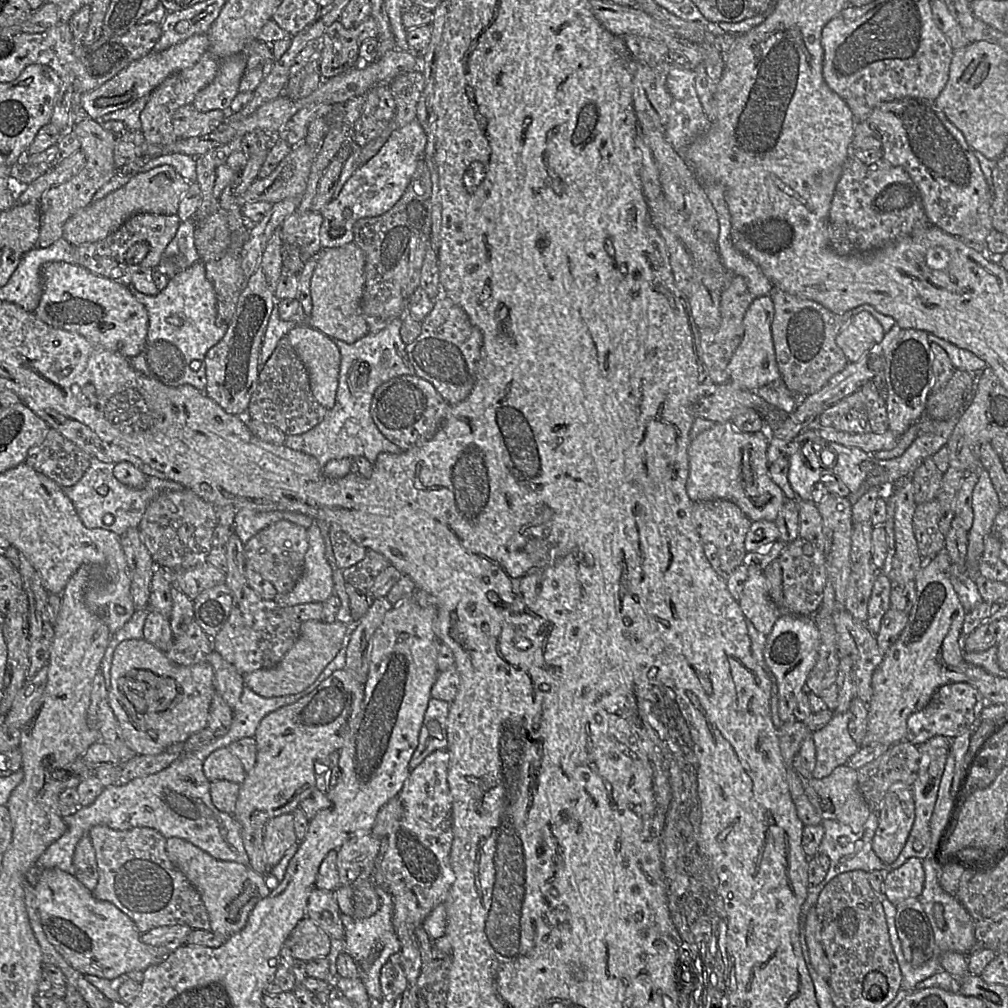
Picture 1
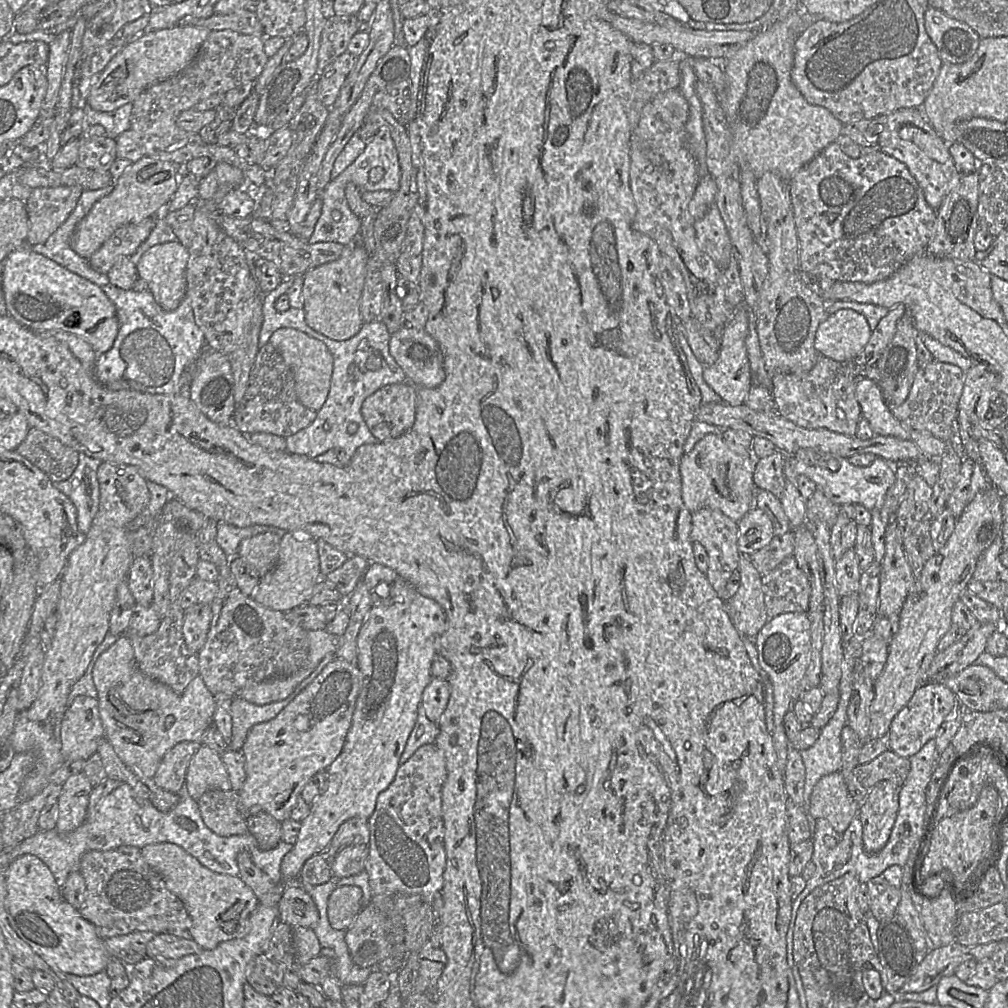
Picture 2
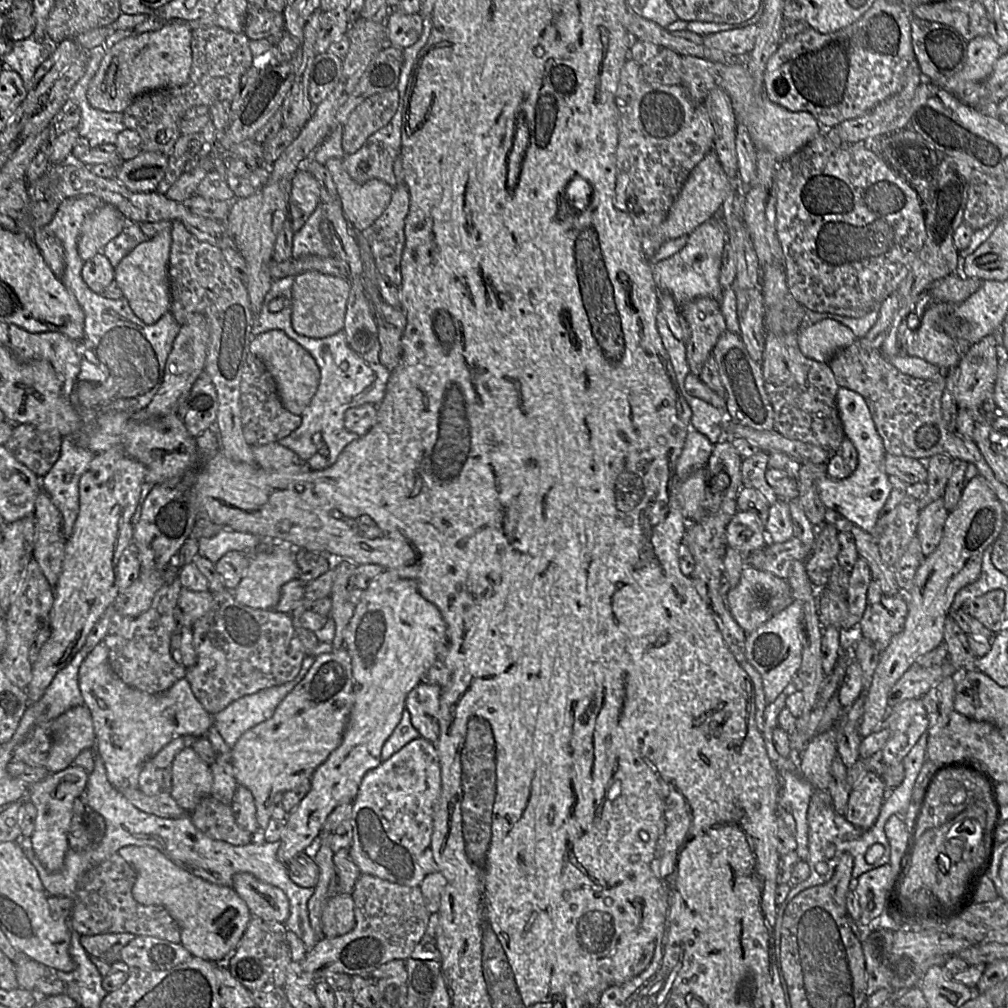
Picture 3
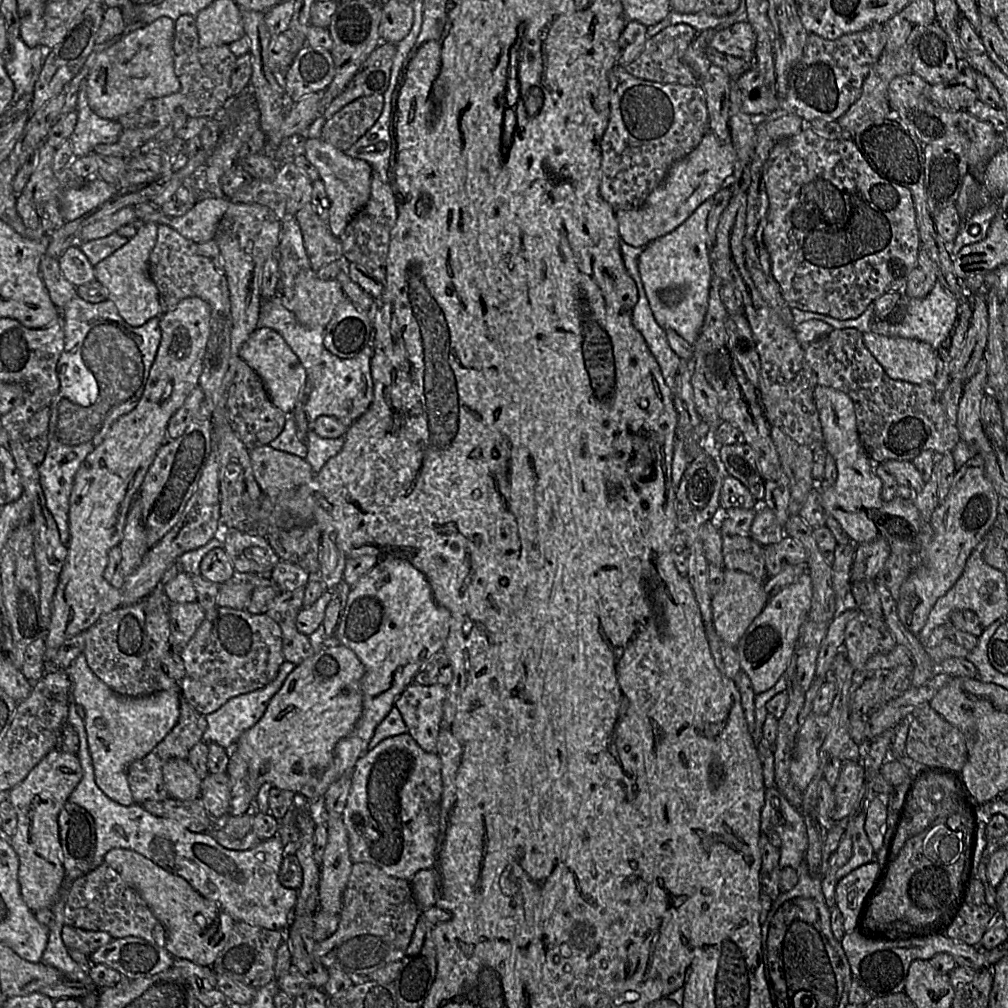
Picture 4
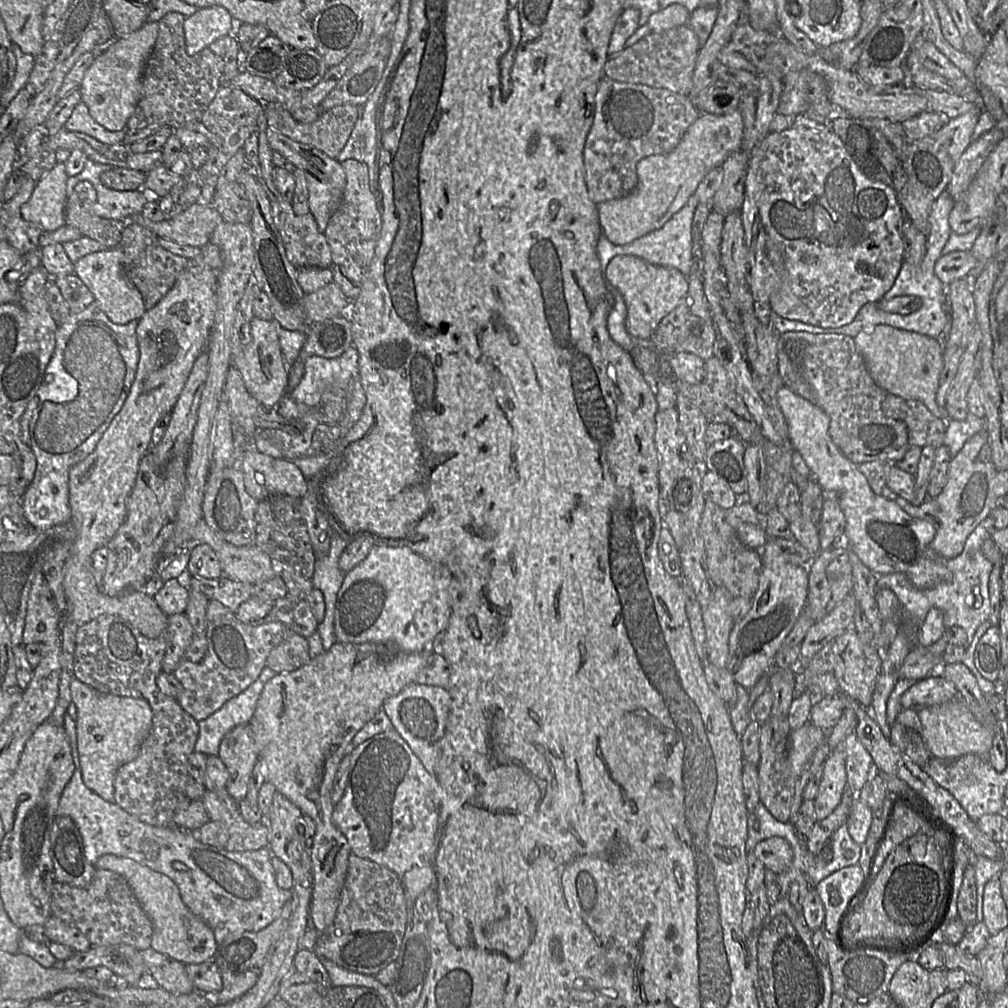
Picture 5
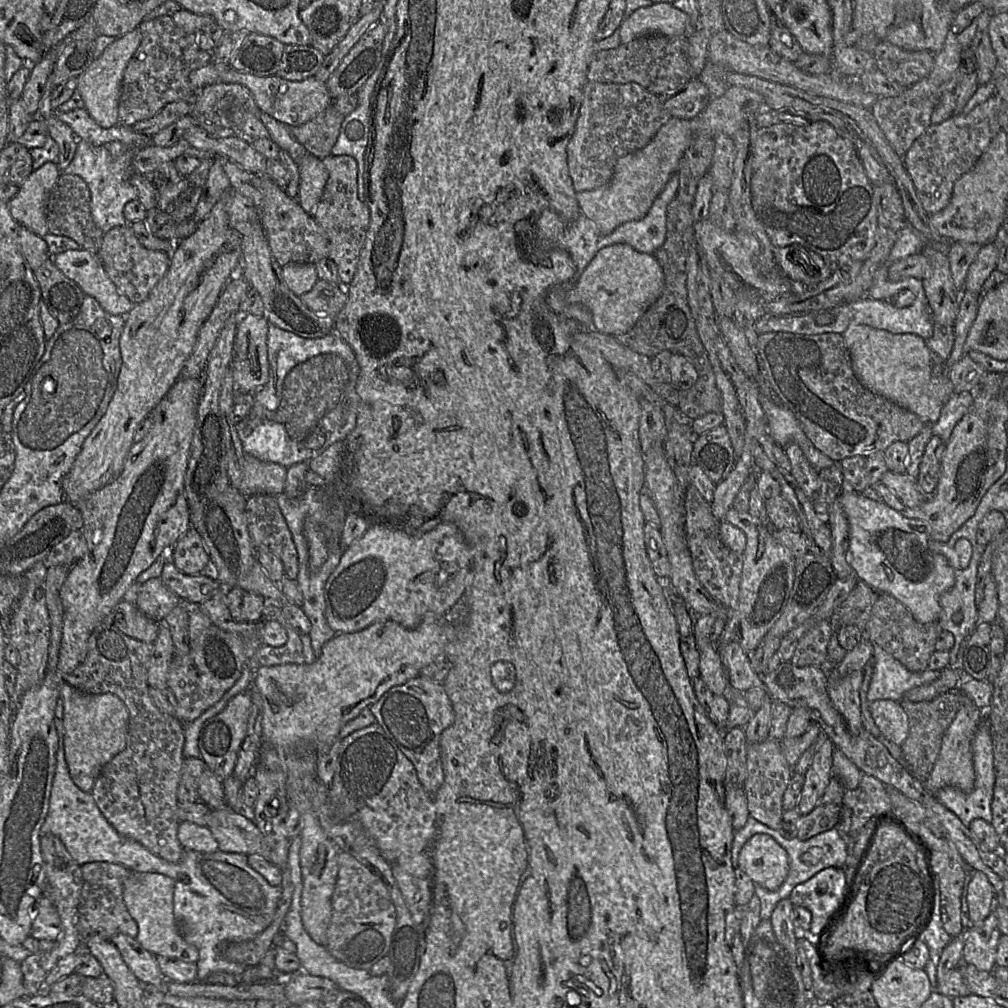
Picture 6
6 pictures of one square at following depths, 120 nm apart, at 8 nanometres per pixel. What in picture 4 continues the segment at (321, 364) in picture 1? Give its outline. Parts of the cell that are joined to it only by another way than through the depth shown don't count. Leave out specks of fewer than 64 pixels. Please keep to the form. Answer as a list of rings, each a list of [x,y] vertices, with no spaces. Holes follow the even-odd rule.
[[[271,328],[254,330],[241,348],[240,359],[259,375],[272,403],[285,415],[290,415],[305,385],[307,372],[283,337]]]

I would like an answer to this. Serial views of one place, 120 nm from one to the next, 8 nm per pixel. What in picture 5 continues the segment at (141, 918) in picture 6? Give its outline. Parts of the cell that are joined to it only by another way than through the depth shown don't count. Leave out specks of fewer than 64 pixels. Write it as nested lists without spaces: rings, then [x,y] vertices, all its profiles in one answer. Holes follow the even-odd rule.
[[[104,855],[96,862],[97,869],[113,871],[124,878],[134,896],[153,923],[151,948],[184,964],[200,964],[214,960],[218,944],[213,930],[193,914],[181,899],[180,891],[168,876],[132,859]]]

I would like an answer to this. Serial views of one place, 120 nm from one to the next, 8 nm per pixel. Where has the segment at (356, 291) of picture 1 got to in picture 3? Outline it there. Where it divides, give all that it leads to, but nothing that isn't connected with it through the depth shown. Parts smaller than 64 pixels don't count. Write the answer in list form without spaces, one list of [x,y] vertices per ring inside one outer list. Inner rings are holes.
[[[318,271],[297,275],[291,288],[291,323],[295,332],[311,338],[326,338],[343,330],[351,279],[331,276]]]

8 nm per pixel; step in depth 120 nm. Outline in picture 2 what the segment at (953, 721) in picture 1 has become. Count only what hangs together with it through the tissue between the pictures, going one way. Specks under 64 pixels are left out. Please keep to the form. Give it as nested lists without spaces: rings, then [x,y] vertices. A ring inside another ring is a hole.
[[[928,682],[914,692],[909,702],[893,718],[889,728],[889,750],[901,757],[910,758],[919,752],[929,740],[935,738],[938,729],[952,712],[960,709],[961,717],[961,708],[957,697],[947,686],[941,682]]]

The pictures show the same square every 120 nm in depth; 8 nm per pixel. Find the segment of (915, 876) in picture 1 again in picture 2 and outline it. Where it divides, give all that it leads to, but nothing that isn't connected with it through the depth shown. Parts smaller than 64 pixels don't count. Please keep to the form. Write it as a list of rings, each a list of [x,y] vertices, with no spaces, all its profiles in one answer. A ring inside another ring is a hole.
[[[894,865],[865,883],[869,911],[878,922],[894,916],[901,900],[902,878],[903,868]]]

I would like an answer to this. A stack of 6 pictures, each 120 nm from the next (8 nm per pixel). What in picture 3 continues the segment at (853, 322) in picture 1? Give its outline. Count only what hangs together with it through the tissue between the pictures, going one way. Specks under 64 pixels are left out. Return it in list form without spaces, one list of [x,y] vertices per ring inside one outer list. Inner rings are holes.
[[[829,318],[803,326],[797,333],[801,352],[819,362],[828,362],[839,350],[851,345],[856,339],[850,328]]]

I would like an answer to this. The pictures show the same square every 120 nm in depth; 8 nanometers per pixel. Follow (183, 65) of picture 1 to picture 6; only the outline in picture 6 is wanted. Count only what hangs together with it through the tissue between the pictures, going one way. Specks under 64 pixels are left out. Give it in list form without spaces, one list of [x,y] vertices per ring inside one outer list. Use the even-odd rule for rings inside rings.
[[[139,28],[117,38],[108,45],[103,53],[77,78],[76,91],[80,94],[84,108],[94,121],[103,128],[118,124],[118,105],[124,70],[138,49],[142,40]]]

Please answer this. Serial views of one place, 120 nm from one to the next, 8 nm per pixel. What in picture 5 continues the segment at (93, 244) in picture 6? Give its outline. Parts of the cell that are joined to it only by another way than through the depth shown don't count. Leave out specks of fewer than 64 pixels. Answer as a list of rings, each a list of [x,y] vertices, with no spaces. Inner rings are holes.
[[[90,182],[77,183],[73,193],[67,197],[65,225],[77,228],[84,237],[96,240],[107,248],[117,247],[128,222],[92,214],[90,210],[96,198],[96,190]]]

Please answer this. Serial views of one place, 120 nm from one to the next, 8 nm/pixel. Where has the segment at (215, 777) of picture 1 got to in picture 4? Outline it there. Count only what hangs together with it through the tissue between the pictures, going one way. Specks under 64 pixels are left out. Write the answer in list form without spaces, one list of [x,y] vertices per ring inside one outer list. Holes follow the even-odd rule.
[[[170,759],[163,767],[163,778],[171,798],[194,800],[201,797],[202,780],[188,759]]]

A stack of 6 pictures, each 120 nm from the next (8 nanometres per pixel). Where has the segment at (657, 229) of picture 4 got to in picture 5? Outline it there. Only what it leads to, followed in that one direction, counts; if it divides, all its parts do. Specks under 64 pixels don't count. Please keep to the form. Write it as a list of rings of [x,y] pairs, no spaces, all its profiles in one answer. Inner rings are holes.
[[[739,108],[727,114],[701,114],[673,151],[638,162],[638,182],[632,192],[597,203],[602,233],[611,242],[624,245],[661,228],[688,202],[711,170],[721,167],[732,153],[741,150],[743,132],[744,119]]]

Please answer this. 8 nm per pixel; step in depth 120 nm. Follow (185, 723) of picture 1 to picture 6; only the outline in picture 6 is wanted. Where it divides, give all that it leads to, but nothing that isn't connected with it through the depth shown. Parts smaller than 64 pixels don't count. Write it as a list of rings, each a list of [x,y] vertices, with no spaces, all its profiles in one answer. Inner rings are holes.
[[[67,682],[59,689],[64,715],[64,754],[71,779],[84,792],[91,792],[102,768],[127,745],[129,712],[116,695],[84,693]]]

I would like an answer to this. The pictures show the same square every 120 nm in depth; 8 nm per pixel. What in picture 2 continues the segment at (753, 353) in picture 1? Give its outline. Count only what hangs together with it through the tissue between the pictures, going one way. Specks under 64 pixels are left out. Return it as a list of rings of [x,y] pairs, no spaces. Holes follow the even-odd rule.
[[[737,308],[734,317],[726,324],[720,336],[720,354],[718,360],[703,370],[704,381],[721,397],[722,401],[730,405],[741,405],[748,396],[753,383],[750,362],[746,348],[746,337],[749,331],[749,310]]]

